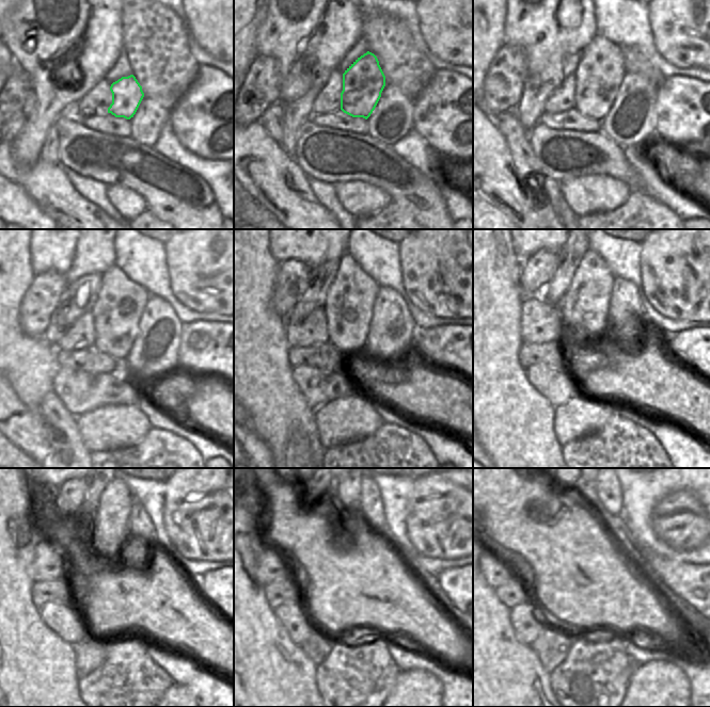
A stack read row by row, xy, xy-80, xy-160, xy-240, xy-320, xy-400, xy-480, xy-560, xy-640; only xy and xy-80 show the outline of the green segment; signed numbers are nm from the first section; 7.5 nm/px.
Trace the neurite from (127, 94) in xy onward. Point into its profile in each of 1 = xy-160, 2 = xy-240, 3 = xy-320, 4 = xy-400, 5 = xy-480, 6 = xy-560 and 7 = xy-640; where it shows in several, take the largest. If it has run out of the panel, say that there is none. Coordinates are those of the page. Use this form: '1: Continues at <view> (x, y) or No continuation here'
1: Continues at xy-160 (600, 70)
2: Continues at xy-240 (121, 302)
3: Continues at xy-320 (348, 307)
4: Continues at xy-400 (584, 307)
5: Continues at xy-480 (109, 539)
6: Continues at xy-560 (347, 509)
7: Continues at xy-640 (579, 491)

